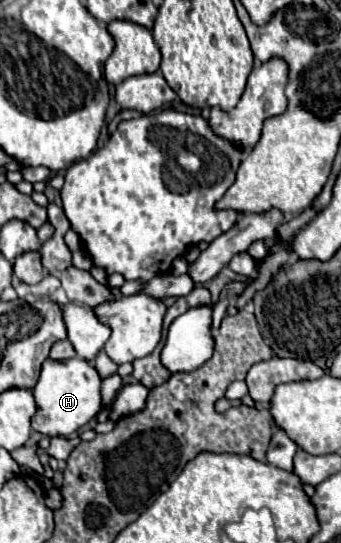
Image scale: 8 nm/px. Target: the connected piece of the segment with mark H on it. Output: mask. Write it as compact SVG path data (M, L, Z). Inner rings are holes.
M78 357L66 359L66 361L46 359L42 363L38 383L32 389L34 401L38 405L32 417L32 429L48 437L72 435L102 409L100 385L102 385L102 379L98 377L96 369L90 363L86 363L86 359L78 359Z

